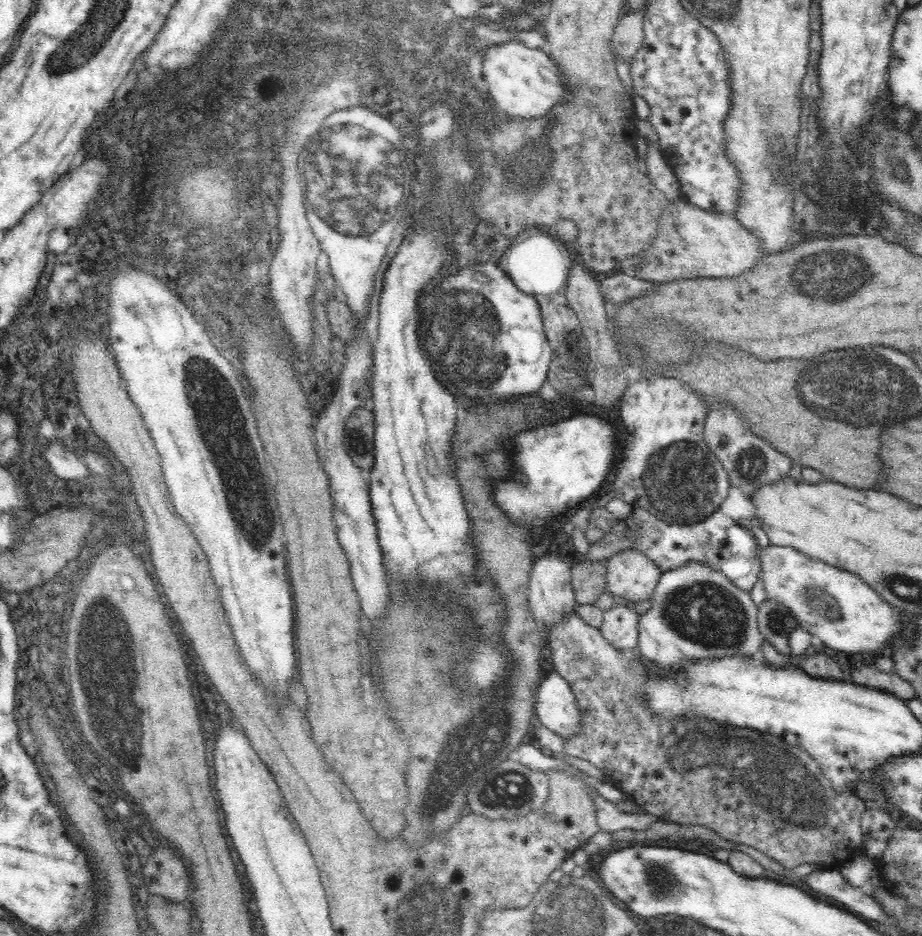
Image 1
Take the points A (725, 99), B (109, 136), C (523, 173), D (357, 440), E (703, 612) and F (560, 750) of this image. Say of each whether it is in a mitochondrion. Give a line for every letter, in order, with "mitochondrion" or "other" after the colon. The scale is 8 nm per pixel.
A: other
B: mitochondrion
C: mitochondrion
D: mitochondrion
E: mitochondrion
F: other

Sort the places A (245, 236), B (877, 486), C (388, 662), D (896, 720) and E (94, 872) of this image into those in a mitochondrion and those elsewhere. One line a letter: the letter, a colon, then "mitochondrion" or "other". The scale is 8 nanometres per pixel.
A: mitochondrion
B: other
C: other
D: other
E: other

